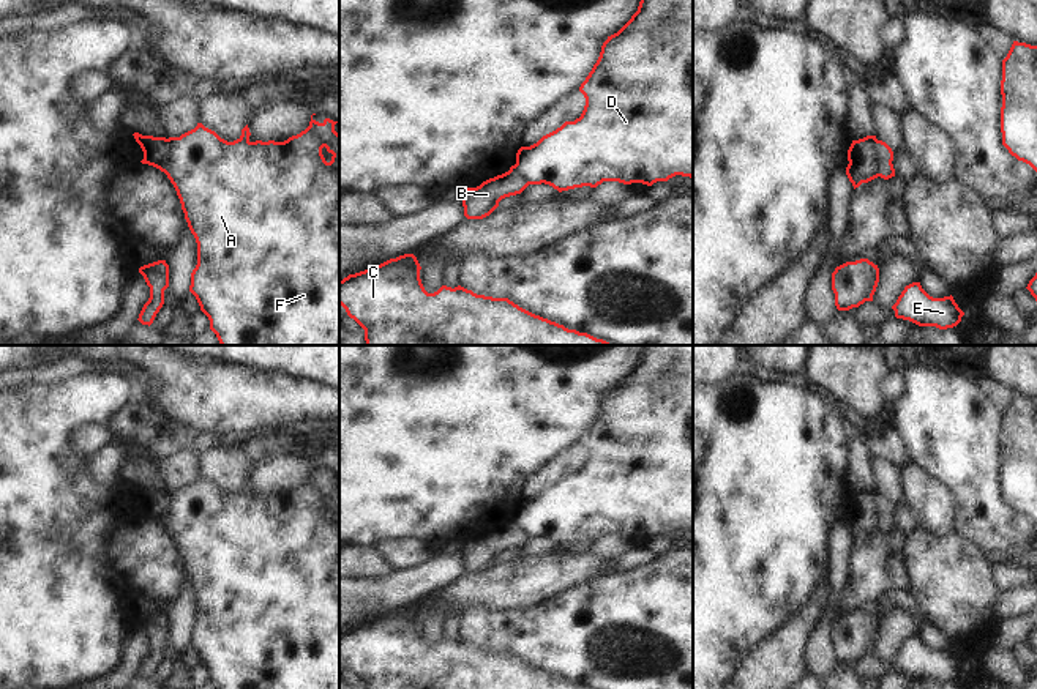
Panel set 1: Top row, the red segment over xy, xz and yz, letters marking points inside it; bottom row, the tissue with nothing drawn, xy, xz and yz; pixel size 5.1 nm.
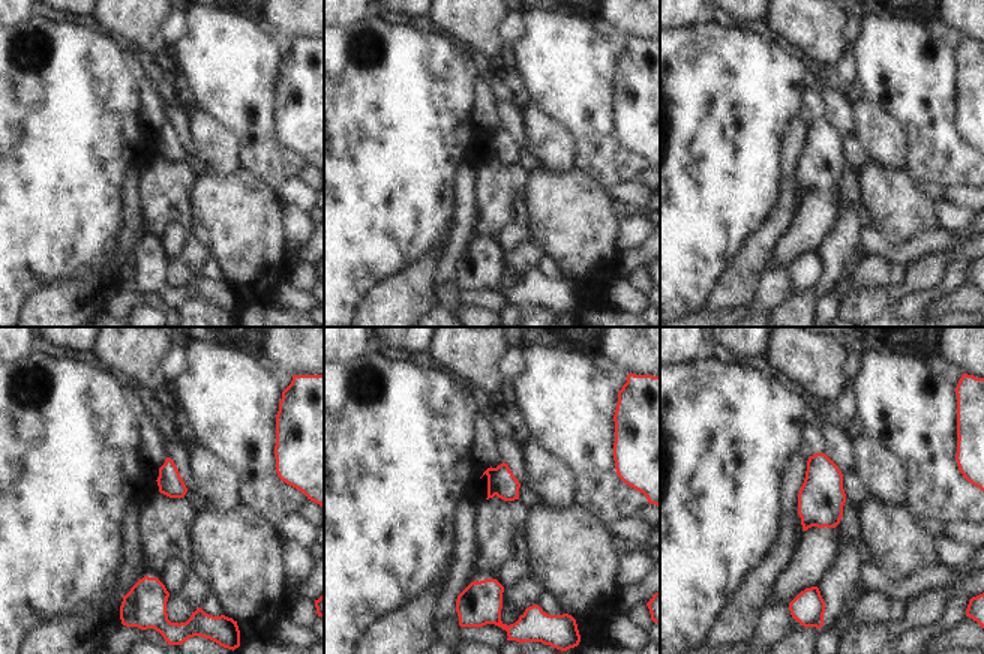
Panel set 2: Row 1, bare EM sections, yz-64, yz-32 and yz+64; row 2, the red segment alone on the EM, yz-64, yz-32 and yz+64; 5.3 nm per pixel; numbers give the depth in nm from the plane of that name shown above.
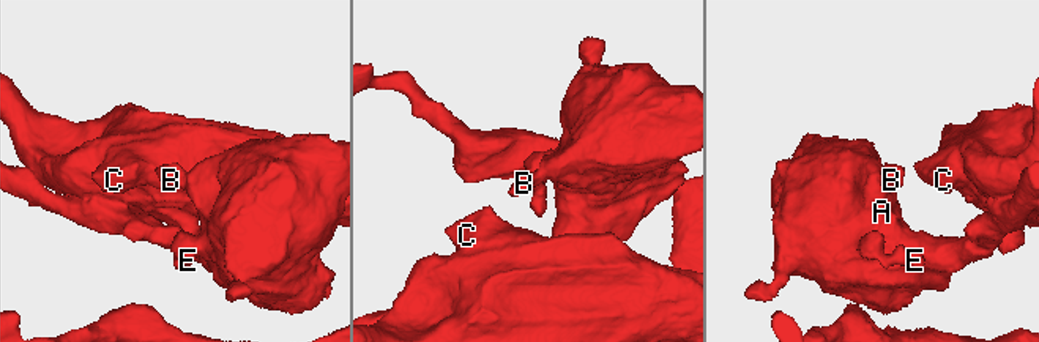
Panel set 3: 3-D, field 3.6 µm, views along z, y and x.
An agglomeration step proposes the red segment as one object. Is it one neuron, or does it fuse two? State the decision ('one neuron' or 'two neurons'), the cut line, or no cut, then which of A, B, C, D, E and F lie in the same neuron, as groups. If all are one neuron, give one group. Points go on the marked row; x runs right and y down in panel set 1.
two neurons; cut in yz along (876, 141), (876, 164), (881, 175); A C D E F / B

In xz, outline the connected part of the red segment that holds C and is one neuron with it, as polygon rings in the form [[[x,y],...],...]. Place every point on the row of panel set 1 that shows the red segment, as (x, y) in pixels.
[[[414,254],[390,259],[339,281],[339,304],[365,330],[365,345],[612,345],[535,315],[508,298],[477,295],[461,285],[428,293]]]

